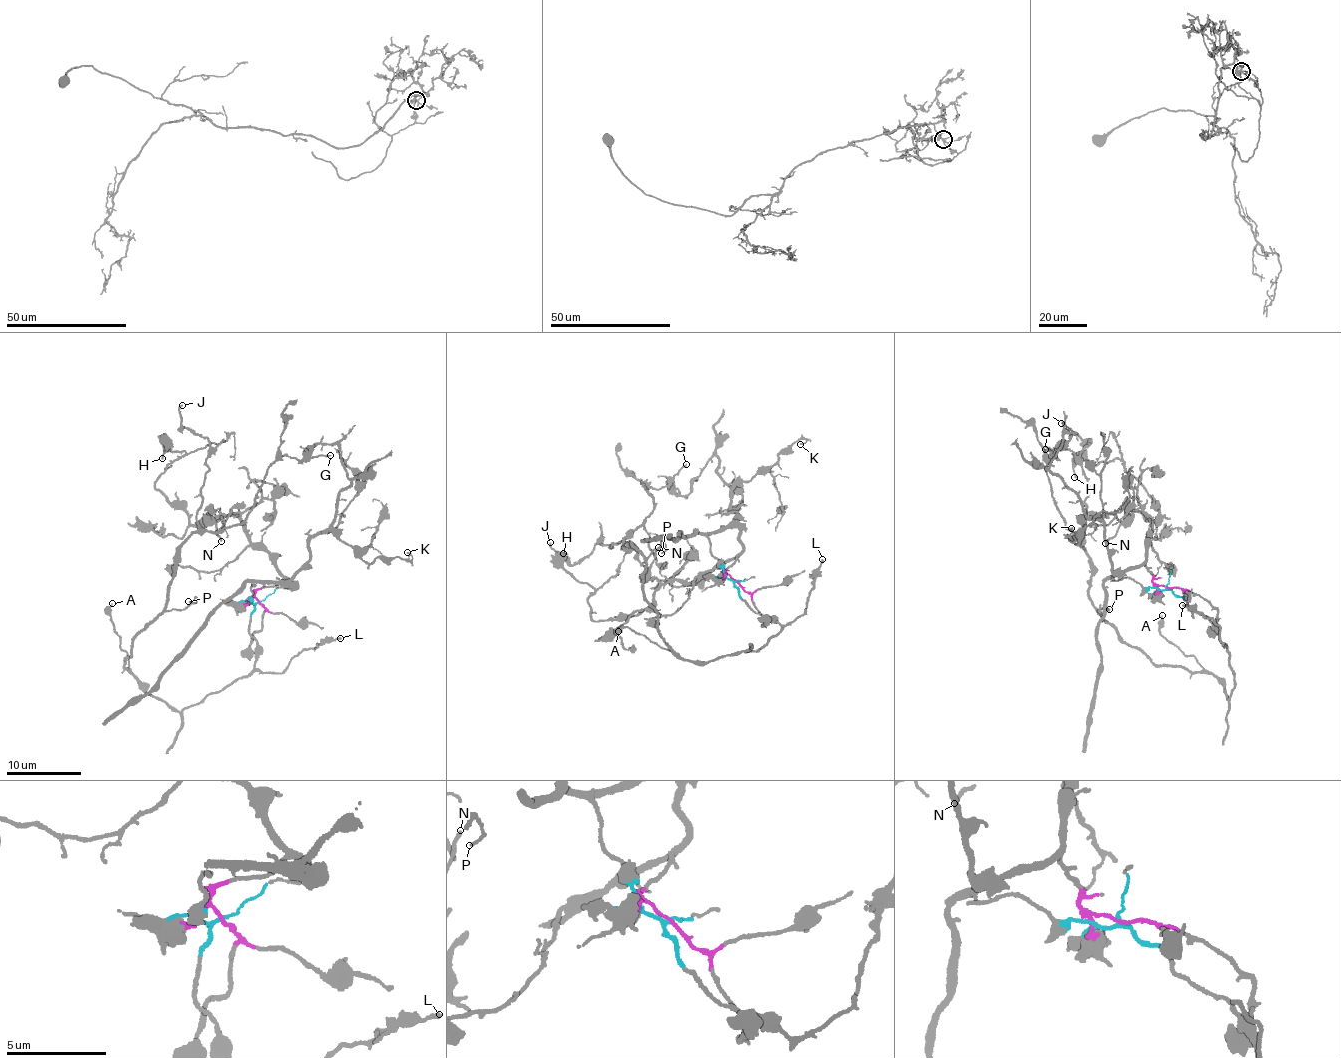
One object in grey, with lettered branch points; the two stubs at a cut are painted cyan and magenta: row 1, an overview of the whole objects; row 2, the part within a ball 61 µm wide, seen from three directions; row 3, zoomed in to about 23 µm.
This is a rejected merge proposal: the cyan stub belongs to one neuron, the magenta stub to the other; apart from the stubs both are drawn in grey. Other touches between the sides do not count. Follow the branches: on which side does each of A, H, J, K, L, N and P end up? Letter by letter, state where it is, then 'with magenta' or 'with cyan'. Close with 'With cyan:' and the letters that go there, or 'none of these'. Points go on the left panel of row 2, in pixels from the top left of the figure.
A: place (112, 603); with cyan
H: place (162, 458); with magenta
J: place (182, 405); with cyan
K: place (407, 552); with magenta
L: place (340, 638); with cyan
N: place (221, 541); with magenta
P: place (188, 601); with cyan
With cyan: A, J, L, P

